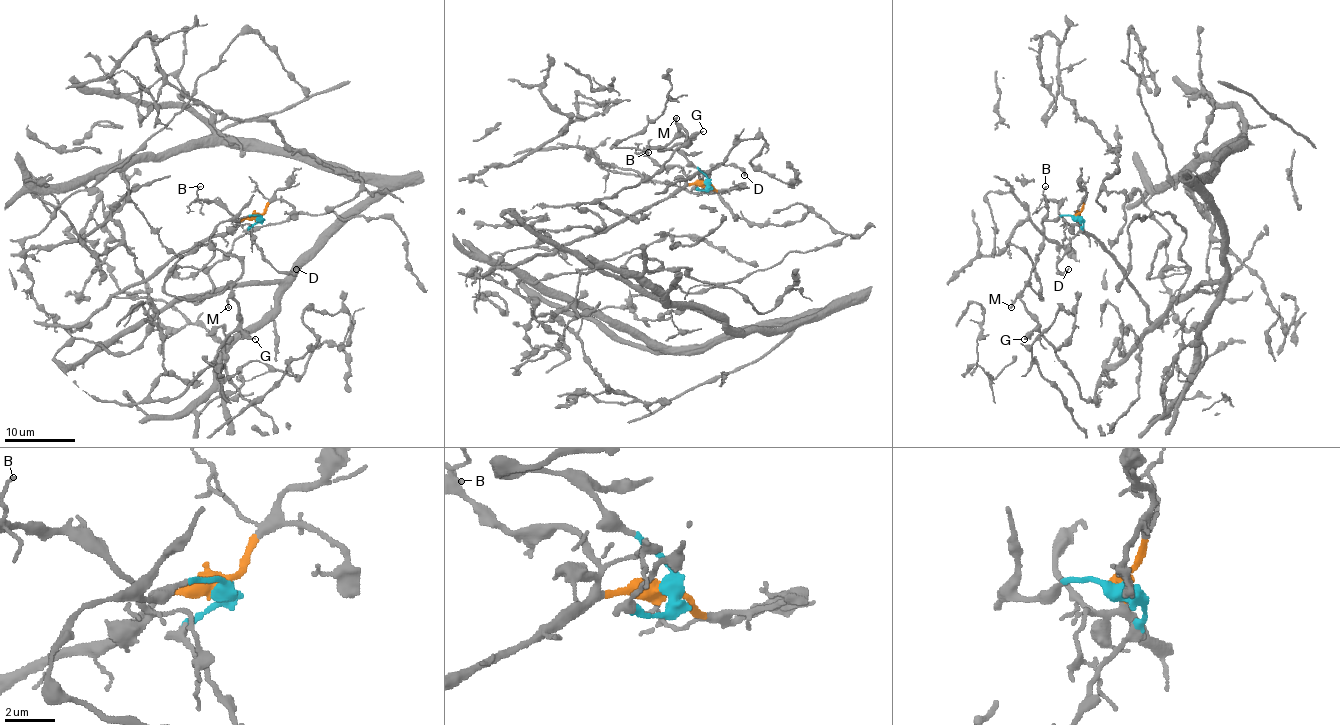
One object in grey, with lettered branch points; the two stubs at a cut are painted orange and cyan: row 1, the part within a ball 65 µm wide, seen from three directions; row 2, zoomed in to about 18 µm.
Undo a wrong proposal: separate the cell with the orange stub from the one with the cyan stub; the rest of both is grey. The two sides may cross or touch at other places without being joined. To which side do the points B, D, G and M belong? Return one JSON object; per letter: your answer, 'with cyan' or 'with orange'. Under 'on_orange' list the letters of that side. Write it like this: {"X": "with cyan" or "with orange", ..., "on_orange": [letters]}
{"B": "with orange", "D": "with cyan", "G": "with cyan", "M": "with cyan", "on_orange": ["B"]}

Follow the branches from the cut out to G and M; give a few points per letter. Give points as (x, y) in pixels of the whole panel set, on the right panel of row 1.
G: (1076, 217), (1065, 215), (1042, 222), (1042, 249), (1037, 254), (1021, 300), (1037, 325), (1024, 339)
M: (1076, 217), (1065, 215), (1042, 222), (1042, 249), (1037, 254), (1032, 277), (1010, 307)

